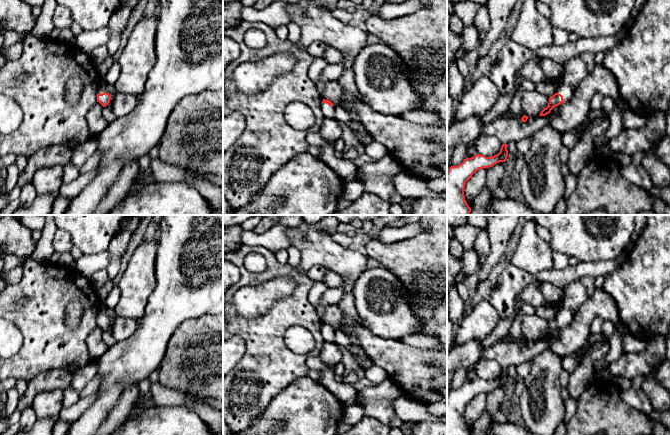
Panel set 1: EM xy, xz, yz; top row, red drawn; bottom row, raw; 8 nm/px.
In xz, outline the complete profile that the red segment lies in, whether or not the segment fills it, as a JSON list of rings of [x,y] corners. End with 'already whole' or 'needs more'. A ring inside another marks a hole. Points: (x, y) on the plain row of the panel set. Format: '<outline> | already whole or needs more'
[[[323,323],[321,328],[321,335],[325,342],[334,343],[335,332],[330,324]]] | needs more

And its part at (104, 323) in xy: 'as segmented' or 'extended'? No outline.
extended

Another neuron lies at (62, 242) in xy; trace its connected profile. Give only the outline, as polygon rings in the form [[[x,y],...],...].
[[[57,229],[52,240],[52,245],[54,251],[60,253],[70,252],[74,246],[70,234],[63,229]]]

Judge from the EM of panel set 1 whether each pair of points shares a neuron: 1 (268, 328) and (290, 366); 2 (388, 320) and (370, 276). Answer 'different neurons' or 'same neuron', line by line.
1: same neuron
2: same neuron

